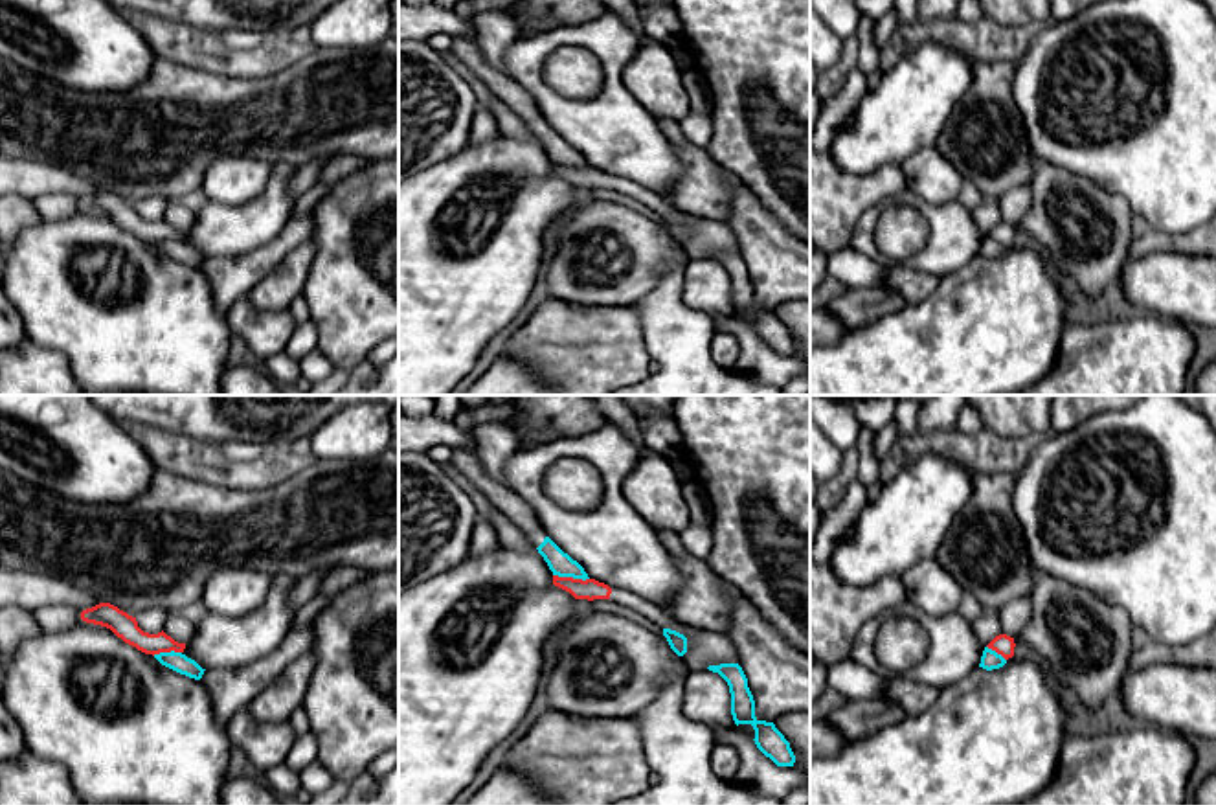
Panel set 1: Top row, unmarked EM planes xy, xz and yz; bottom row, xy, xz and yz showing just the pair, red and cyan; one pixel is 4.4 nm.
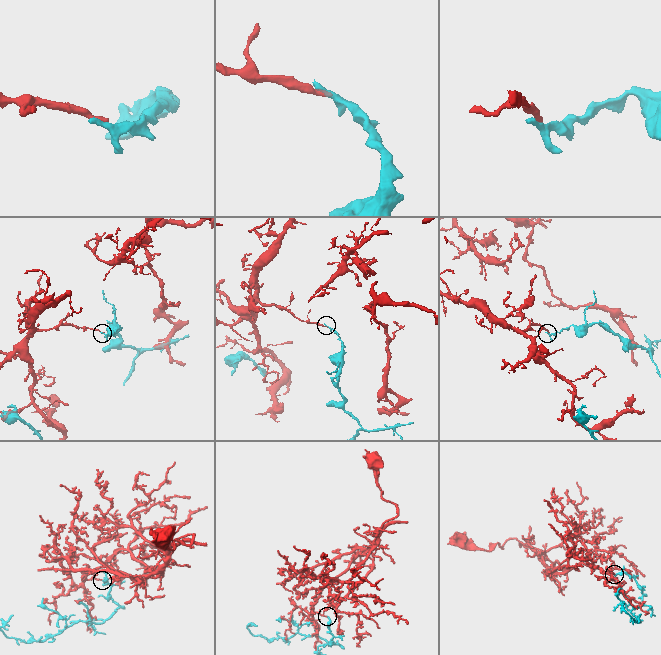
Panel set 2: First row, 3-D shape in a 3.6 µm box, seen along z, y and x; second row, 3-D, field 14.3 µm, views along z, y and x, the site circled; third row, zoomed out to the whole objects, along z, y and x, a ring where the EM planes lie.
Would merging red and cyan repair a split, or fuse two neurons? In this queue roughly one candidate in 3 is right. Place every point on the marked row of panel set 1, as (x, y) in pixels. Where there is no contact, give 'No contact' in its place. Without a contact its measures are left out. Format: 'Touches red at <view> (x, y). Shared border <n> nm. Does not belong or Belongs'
Touches red at xz (572, 578). Shared border 160 nm. Does not belong

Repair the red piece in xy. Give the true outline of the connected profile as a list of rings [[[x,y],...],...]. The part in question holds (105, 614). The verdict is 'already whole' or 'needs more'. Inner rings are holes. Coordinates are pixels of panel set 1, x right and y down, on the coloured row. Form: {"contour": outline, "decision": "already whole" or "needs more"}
{"contour": [[[99,603],[92,608],[81,612],[81,619],[86,623],[101,625],[110,629],[118,638],[125,643],[136,647],[145,654],[160,654],[160,652],[184,652],[186,643],[175,641],[163,630],[158,634],[143,632],[138,627],[136,618],[129,616],[127,612],[119,610],[110,603]]], "decision": "already whole"}

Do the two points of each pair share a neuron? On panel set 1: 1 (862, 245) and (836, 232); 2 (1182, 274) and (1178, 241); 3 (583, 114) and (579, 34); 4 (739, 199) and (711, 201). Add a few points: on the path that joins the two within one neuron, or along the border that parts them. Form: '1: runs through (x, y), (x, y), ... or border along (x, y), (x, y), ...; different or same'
1: border along (875, 204), (858, 219), (849, 243); different
2: border along (1196, 254), (1148, 252), (1137, 260); different
3: runs through (607, 96), (612, 90), (612, 59), (603, 50); same
4: border along (724, 171), (730, 190), (730, 212), (720, 221); different

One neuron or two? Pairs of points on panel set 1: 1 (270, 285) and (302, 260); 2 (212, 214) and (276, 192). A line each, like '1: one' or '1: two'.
1: one
2: one

